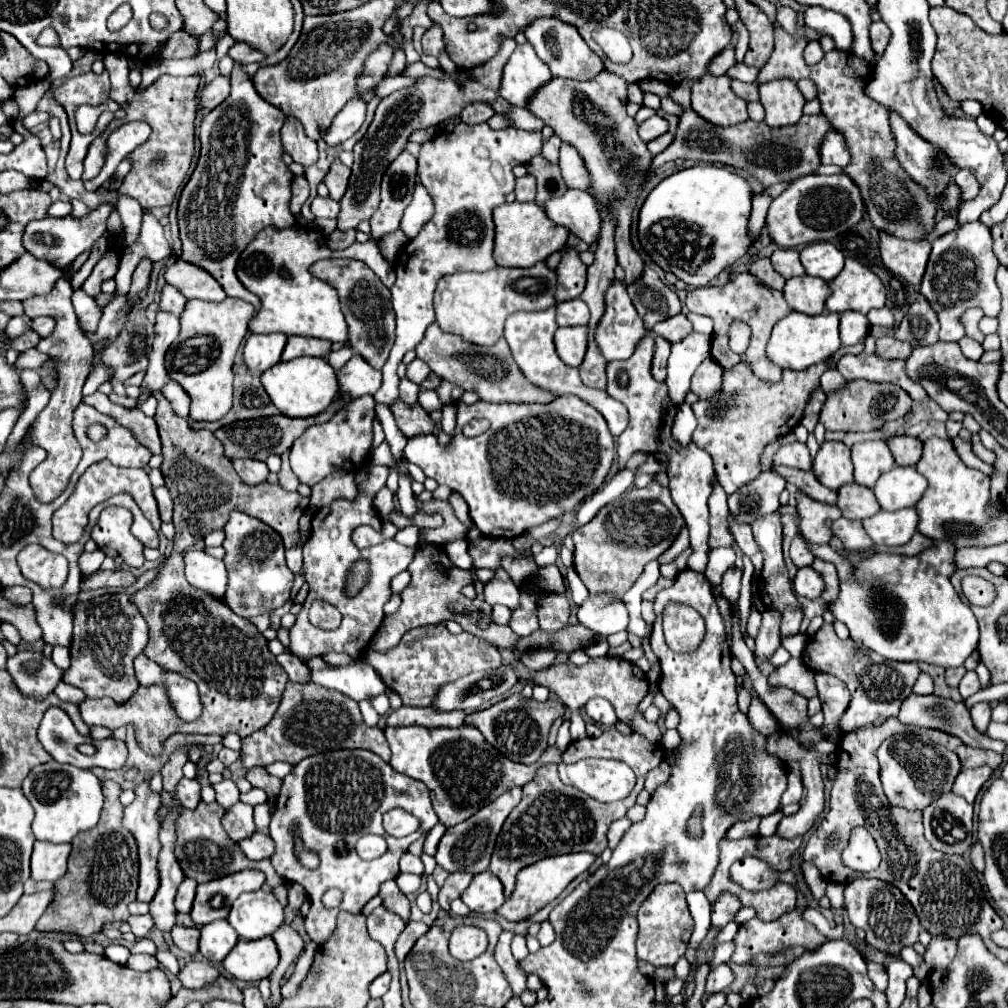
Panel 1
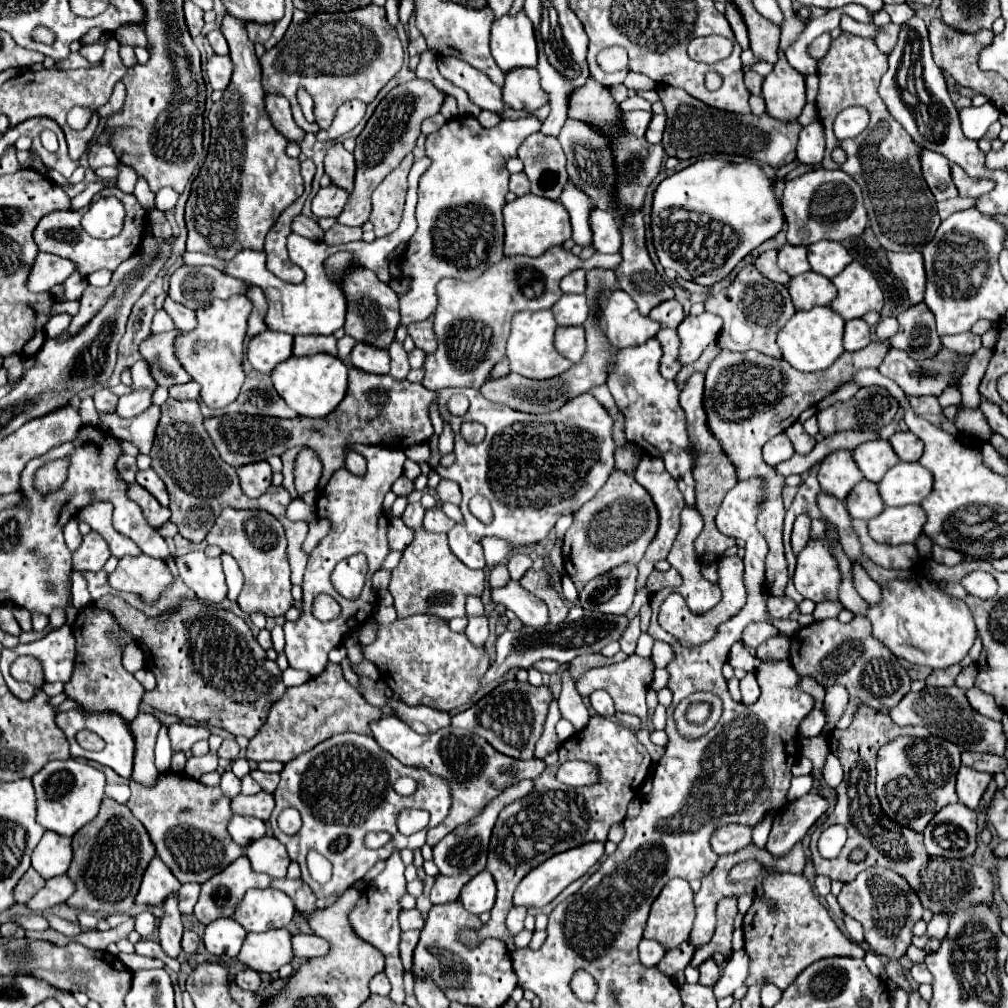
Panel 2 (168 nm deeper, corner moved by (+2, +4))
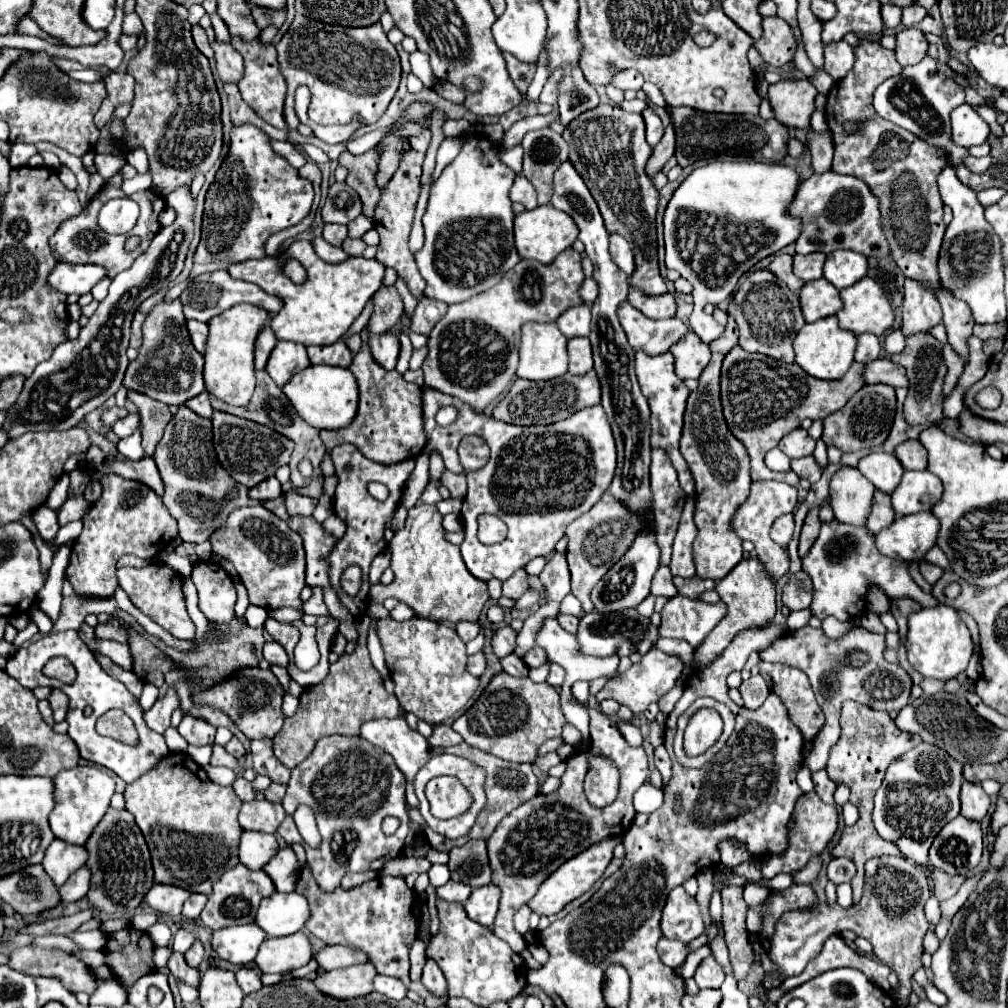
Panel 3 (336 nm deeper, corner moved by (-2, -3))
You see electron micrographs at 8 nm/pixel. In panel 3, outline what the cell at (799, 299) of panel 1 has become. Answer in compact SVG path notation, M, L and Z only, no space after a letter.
M812 280L806 282L800 290L800 308L806 322L814 322L826 316L836 314L842 308L842 300L838 290L826 280Z

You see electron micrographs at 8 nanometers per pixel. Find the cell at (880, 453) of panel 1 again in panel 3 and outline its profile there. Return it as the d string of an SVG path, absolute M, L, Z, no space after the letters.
M872 452L868 456L864 456L858 464L858 470L882 492L892 494L894 488L898 486L904 468L898 462L898 458L894 454L886 454L886 452Z

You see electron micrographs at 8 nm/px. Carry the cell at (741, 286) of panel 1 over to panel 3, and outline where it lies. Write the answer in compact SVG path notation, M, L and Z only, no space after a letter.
M756 270L754 274L760 274L760 284L752 286L750 296L744 300L744 304L736 304L730 300L728 304L728 314L736 320L738 330L740 330L740 342L738 346L746 352L758 352L766 354L774 360L782 360L792 364L794 362L794 350L792 350L792 340L798 334L798 330L806 324L800 312L800 304L794 292L788 290L784 282L774 278L768 270Z

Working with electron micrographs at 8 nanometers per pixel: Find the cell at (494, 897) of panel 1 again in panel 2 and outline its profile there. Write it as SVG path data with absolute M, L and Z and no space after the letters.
M482 871L476 877L472 877L462 887L462 893L460 893L460 901L464 903L466 911L474 915L490 911L494 905L494 899L496 899L496 883L488 871Z

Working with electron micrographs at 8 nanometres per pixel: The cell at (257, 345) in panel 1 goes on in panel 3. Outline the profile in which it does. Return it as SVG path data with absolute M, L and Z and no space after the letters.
M278 342L268 358L266 372L282 388L296 372L304 370L306 366L310 366L306 346L294 342Z

